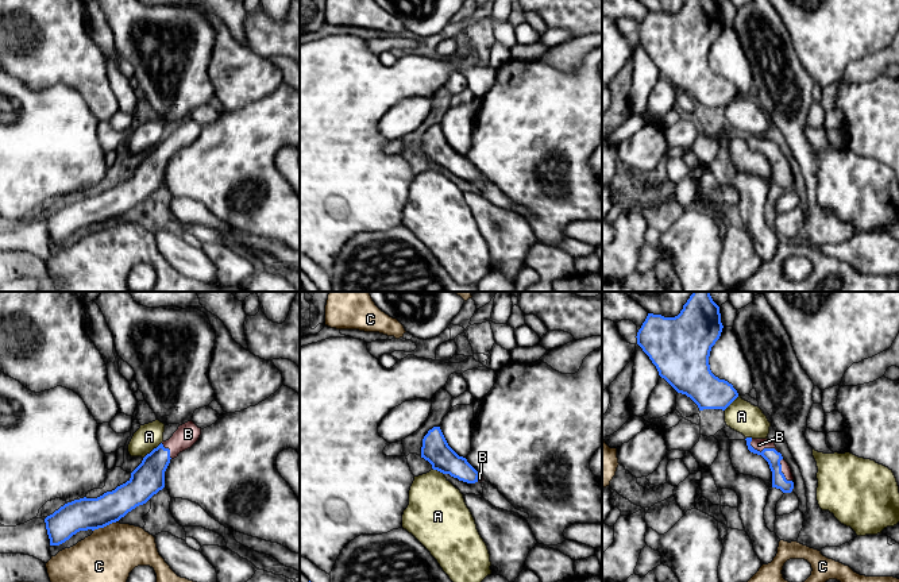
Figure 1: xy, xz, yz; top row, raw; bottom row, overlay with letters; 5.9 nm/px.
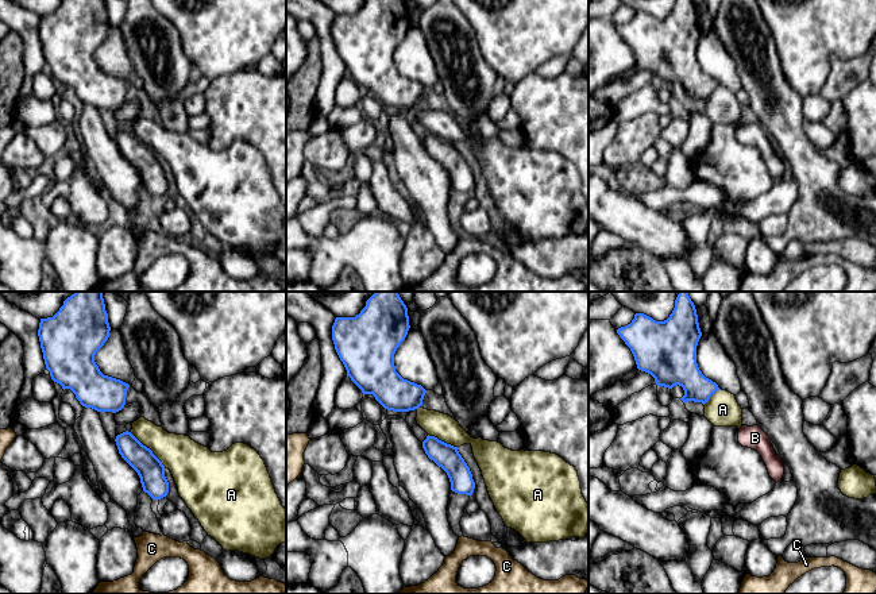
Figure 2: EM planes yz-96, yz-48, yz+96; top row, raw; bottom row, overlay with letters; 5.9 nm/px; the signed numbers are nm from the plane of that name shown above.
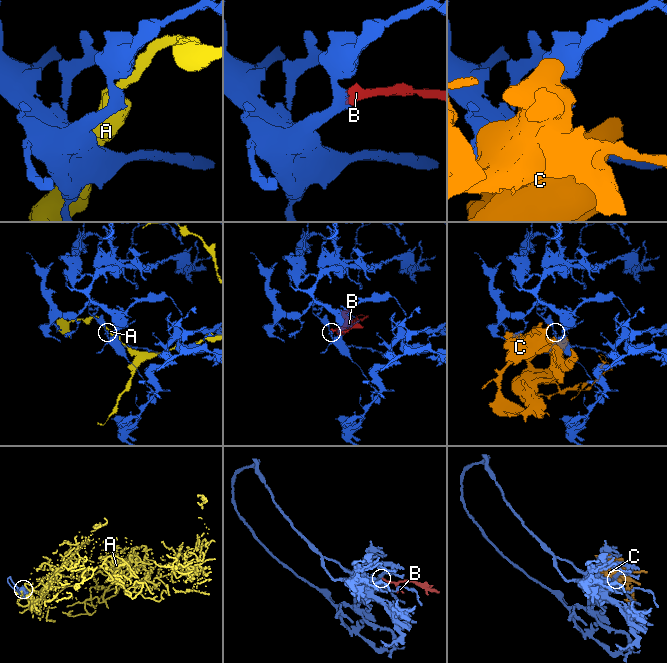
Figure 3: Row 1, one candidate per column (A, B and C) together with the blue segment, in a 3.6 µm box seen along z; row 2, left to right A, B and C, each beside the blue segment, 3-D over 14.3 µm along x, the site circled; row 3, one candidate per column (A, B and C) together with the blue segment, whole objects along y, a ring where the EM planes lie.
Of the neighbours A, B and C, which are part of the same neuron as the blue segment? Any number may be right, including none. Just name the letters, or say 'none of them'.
B

